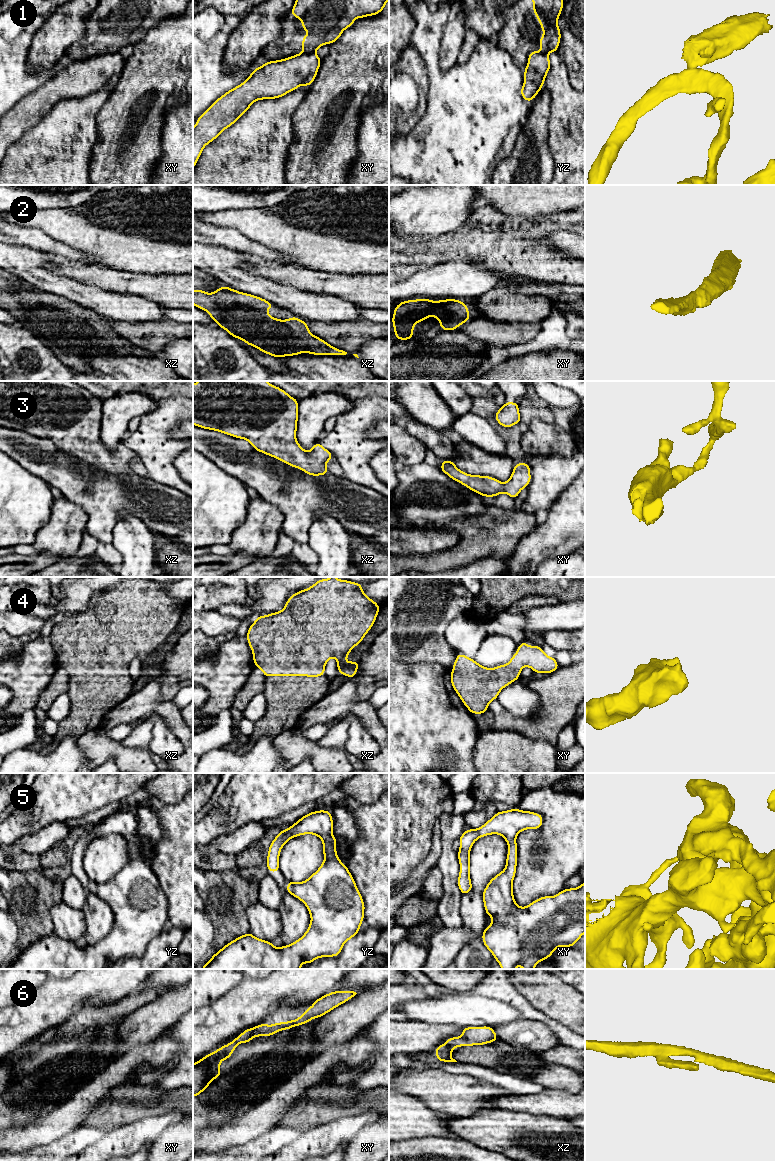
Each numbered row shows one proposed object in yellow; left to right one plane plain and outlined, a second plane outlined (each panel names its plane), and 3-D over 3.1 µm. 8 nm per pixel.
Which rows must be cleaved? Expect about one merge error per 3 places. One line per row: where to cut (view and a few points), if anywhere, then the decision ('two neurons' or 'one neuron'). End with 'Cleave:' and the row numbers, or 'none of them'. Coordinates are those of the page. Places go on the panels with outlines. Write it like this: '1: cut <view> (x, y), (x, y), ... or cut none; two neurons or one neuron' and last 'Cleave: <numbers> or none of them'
1: cut xy (303, 51), (314, 52); two neurons
2: cut none; one neuron
3: cut none; one neuron
4: cut none; one neuron
5: cut none; one neuron
6: cut xz (446, 1043), (454, 1047); two neurons
Cleave: 1, 6

